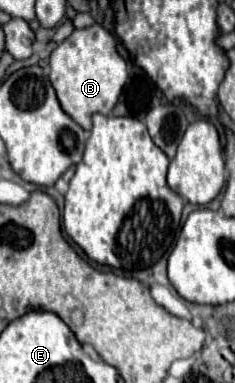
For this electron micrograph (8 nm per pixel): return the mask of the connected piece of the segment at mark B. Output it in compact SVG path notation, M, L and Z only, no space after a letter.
M94 24L90 28L82 28L82 30L74 30L64 42L60 42L54 52L50 54L50 82L56 90L56 96L58 96L58 102L62 106L62 110L78 124L82 126L84 130L90 130L92 128L92 120L90 116L94 112L100 112L100 114L110 114L114 104L118 102L118 96L126 84L126 78L128 78L128 62L120 56L118 52L118 42L116 38L100 24Z

